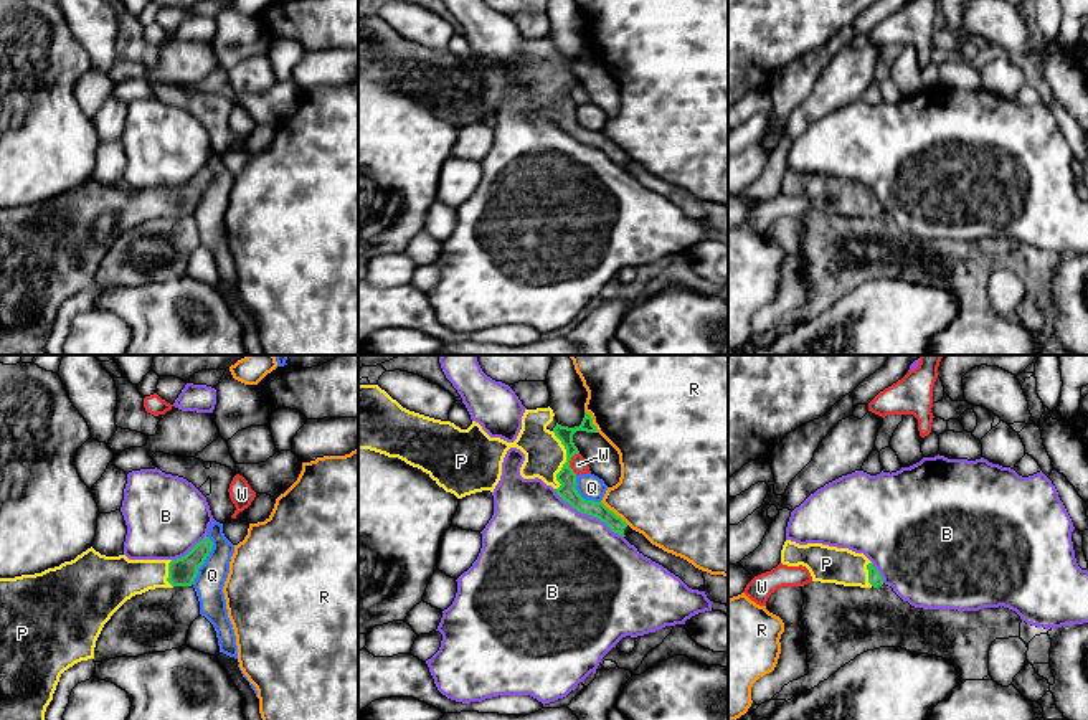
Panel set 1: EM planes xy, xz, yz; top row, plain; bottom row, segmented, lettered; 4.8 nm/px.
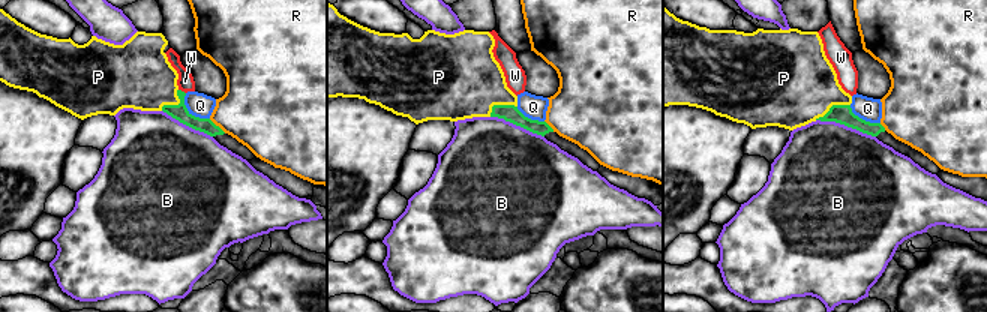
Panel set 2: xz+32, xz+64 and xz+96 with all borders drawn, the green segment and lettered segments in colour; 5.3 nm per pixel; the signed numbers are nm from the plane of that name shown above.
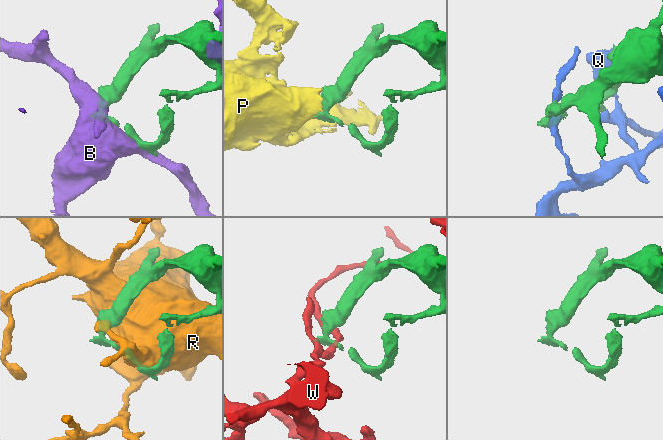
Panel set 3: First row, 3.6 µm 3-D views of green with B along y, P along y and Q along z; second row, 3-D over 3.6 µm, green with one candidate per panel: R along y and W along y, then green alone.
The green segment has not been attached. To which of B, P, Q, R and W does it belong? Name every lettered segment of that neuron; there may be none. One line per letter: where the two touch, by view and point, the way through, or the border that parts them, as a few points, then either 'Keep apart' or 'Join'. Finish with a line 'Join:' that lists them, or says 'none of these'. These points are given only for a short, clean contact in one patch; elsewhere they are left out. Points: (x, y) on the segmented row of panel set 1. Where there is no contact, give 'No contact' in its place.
B: Touches green at xz (588, 514). Keep apart
P: Touches green at xz (567, 461). Path across: xz (567, 478), (567, 461), (552, 461), (545, 454). Join
Q: Touches green at xy (205, 558). Keep apart
R: Touches green at xz (613, 512). Keep apart
W: Touches green at xz (568, 463). Keep apart
Join: P

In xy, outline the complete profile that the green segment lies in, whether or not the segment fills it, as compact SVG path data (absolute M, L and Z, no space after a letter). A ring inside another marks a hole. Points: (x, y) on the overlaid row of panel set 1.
M205 537L177 560L129 560L106 557L92 547L71 561L35 575L0 578L0 720L45 720L45 712L64 670L94 659L96 641L111 616L132 596L155 588L192 586L213 542Z

